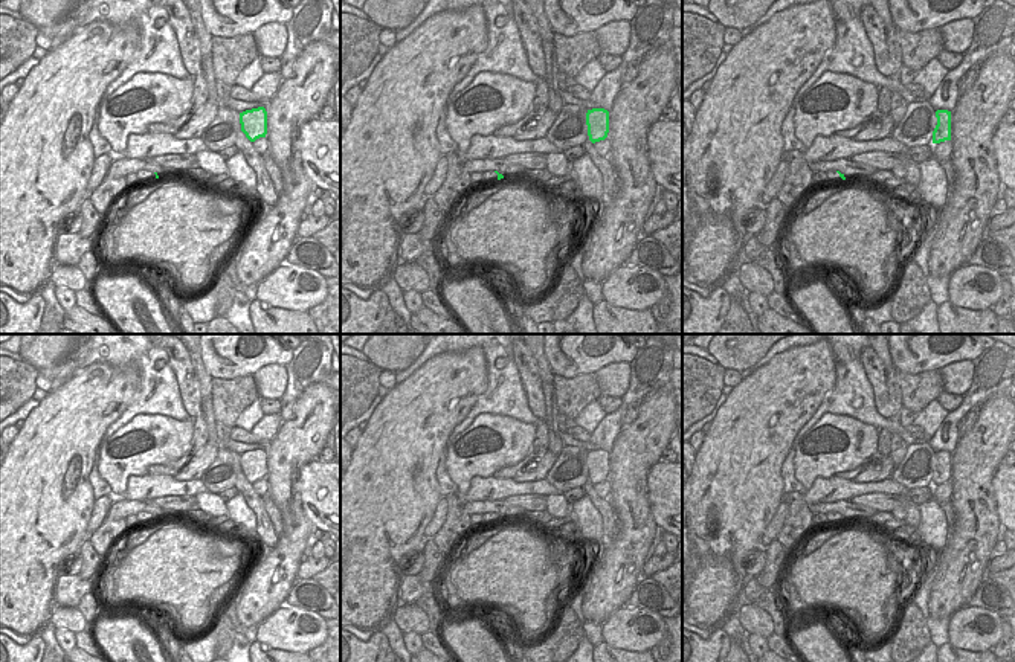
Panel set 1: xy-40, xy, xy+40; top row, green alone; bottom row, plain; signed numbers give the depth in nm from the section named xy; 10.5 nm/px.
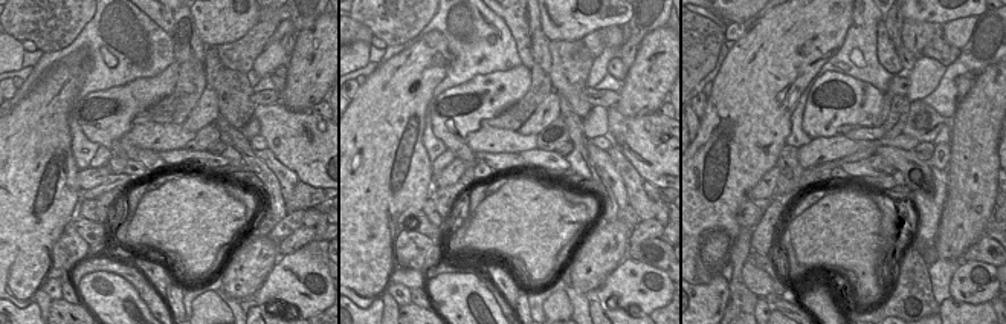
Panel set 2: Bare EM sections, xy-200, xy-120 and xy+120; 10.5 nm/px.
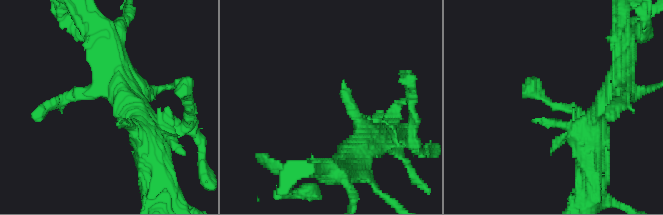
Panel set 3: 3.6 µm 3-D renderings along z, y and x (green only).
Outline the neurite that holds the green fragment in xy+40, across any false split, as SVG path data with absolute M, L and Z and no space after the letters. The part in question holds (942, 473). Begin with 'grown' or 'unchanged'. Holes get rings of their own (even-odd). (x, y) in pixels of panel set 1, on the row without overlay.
unchanged; M937 452L936 459L937 459L937 467L933 473L933 485L951 482L951 453Z

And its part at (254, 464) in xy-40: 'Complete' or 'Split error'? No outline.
Complete.

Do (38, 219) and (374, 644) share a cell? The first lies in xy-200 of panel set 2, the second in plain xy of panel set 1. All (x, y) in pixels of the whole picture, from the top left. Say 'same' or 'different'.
different

